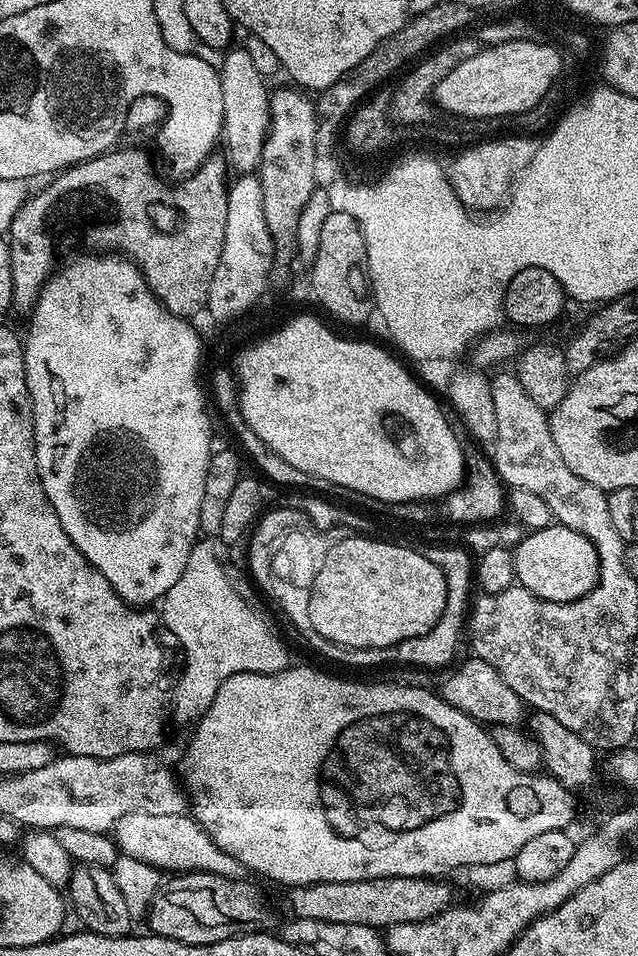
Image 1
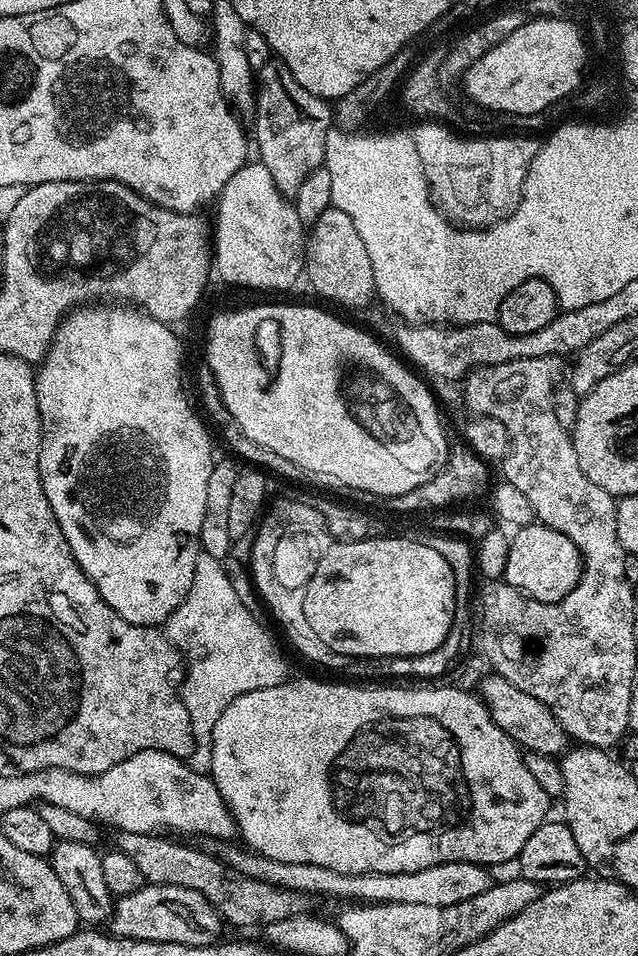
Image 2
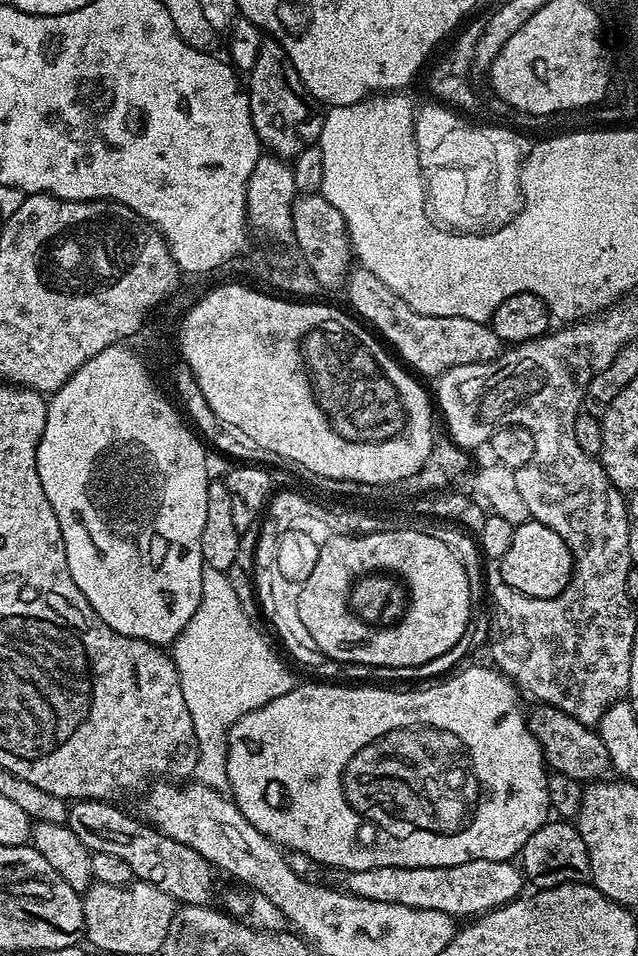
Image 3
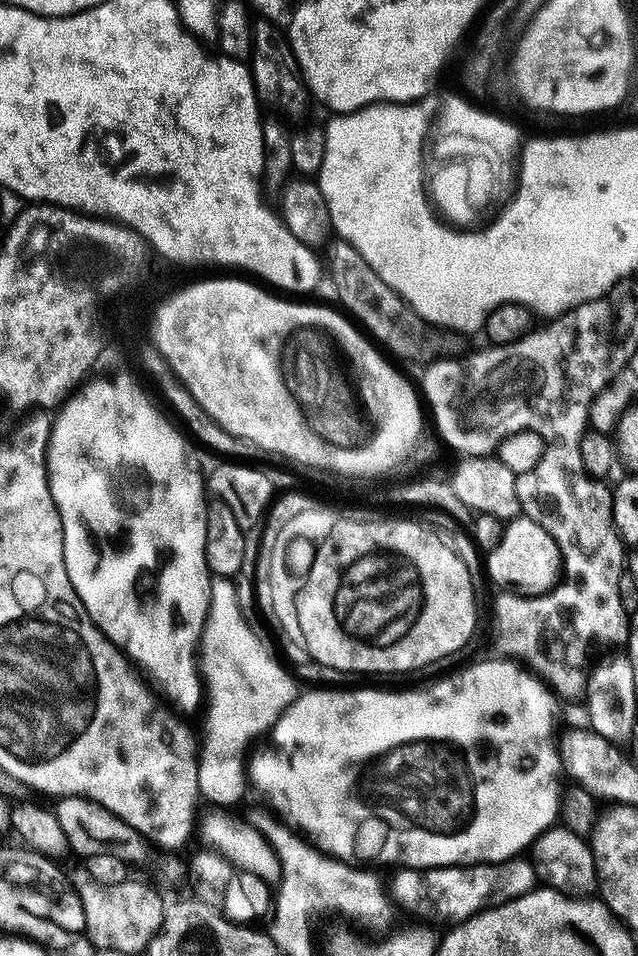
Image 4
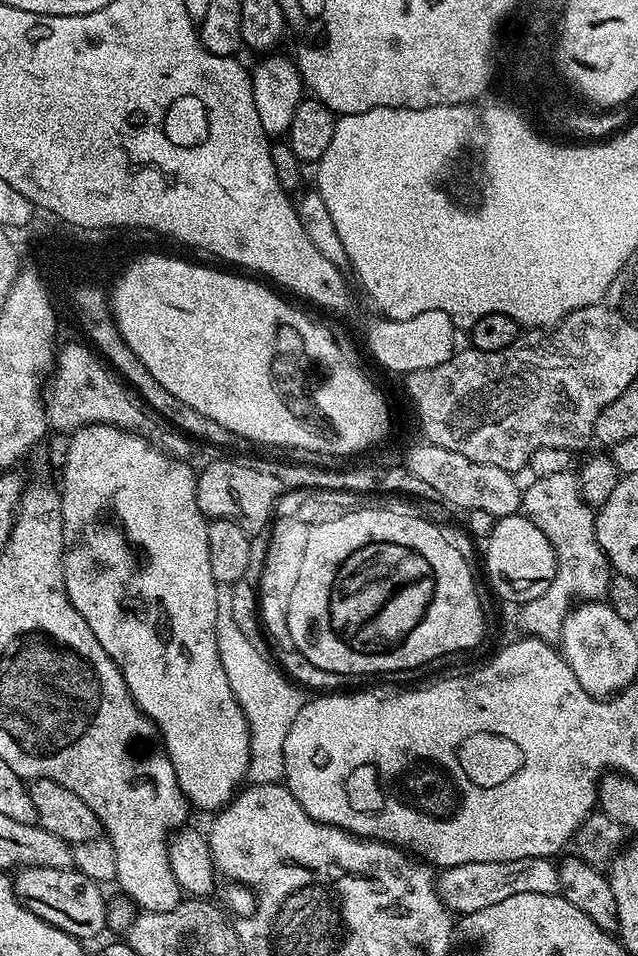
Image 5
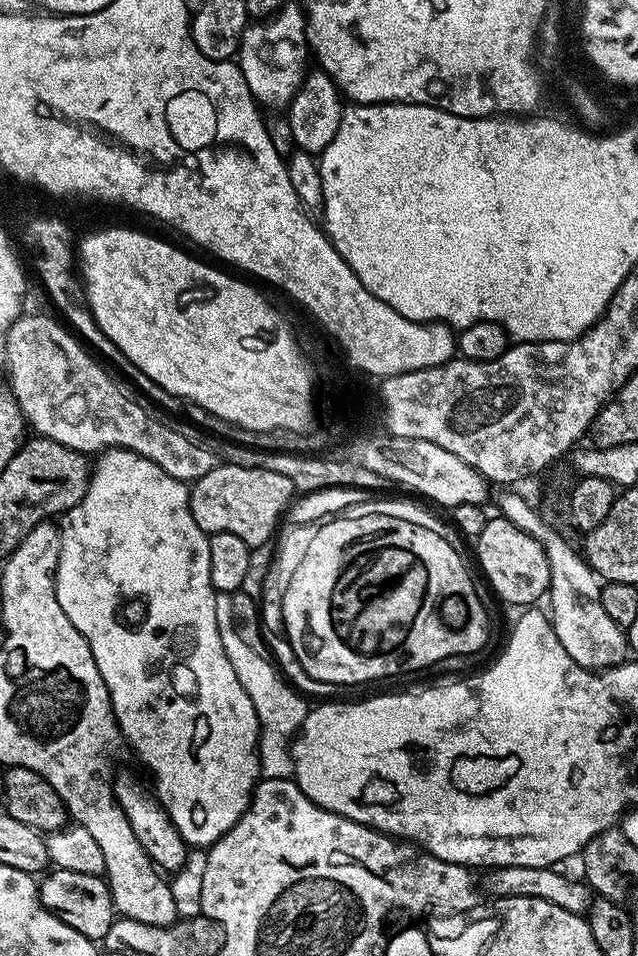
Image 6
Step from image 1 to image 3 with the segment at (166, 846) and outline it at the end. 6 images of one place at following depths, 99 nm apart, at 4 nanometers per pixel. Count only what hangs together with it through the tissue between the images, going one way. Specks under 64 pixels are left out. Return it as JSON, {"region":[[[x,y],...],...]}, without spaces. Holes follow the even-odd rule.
{"region":[[[471,860],[445,868],[378,866],[374,870],[343,873],[342,879],[343,887],[352,896],[418,910],[442,910],[454,918],[475,918],[493,908],[501,908],[517,899],[526,888],[525,877],[512,860]]]}

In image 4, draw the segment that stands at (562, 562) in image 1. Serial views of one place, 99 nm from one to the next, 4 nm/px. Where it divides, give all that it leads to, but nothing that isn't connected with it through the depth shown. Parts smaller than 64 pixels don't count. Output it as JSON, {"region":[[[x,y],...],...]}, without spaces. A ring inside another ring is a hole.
{"region":[[[519,515],[507,521],[501,540],[486,556],[486,576],[496,584],[504,584],[505,589],[515,590],[525,596],[540,596],[555,588],[562,579],[562,561],[560,551],[542,526],[526,515]]]}

